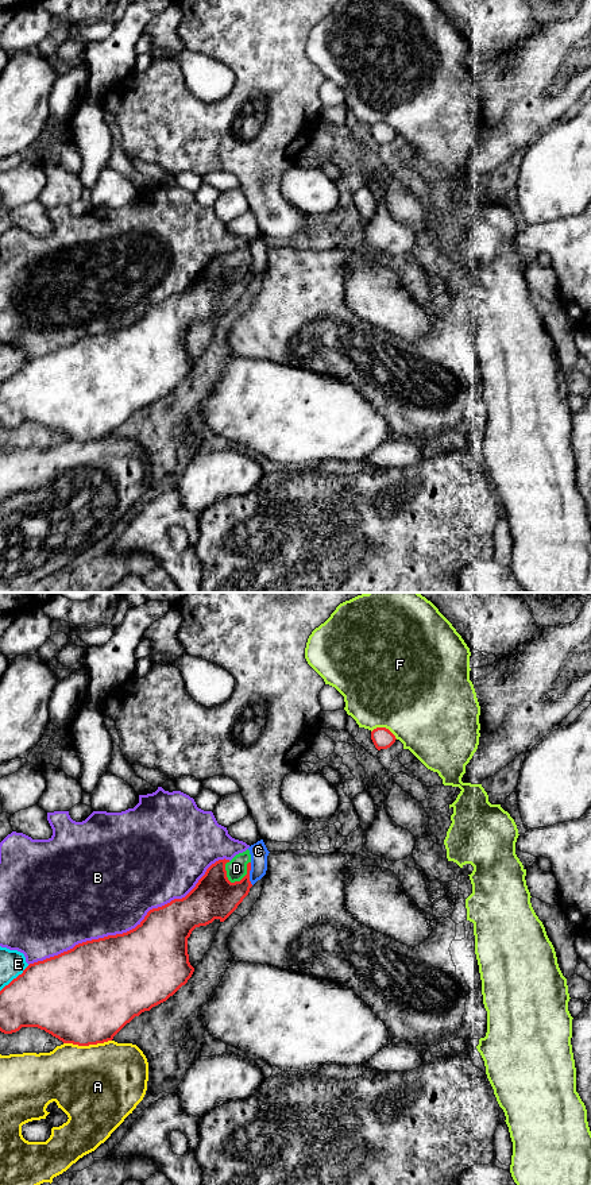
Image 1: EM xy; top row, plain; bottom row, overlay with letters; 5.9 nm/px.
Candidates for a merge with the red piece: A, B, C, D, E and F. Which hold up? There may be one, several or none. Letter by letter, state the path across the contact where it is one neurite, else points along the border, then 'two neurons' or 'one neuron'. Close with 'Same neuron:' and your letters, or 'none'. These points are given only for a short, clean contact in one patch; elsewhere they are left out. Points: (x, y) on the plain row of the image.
A: two neurons
B: two neurons
C: two neurons
D: way xy (215, 292), (230, 277), (243, 273), (236, 263); one neuron
E: two neurons
F: two neurons
Same neuron: D

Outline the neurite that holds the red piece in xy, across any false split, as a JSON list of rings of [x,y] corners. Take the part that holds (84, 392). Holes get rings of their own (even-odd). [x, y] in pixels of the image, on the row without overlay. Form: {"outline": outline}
{"outline": [[[247,244],[231,256],[212,259],[196,282],[182,294],[152,304],[132,325],[86,336],[58,351],[30,359],[22,370],[0,386],[0,426],[12,429],[22,422],[38,422],[63,439],[89,441],[112,436],[135,412],[166,397],[192,373],[194,363],[189,358],[188,333],[196,323],[215,314],[224,317],[243,297],[252,282],[250,277],[251,250]]]}

